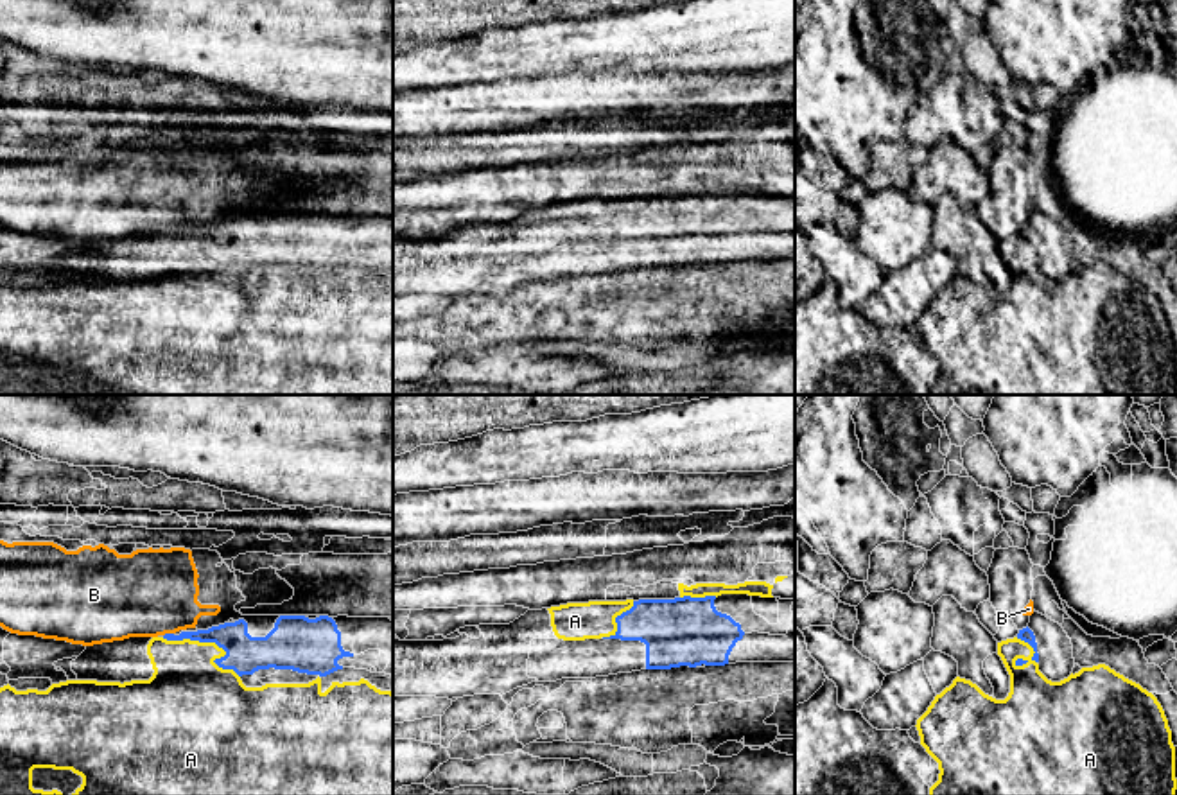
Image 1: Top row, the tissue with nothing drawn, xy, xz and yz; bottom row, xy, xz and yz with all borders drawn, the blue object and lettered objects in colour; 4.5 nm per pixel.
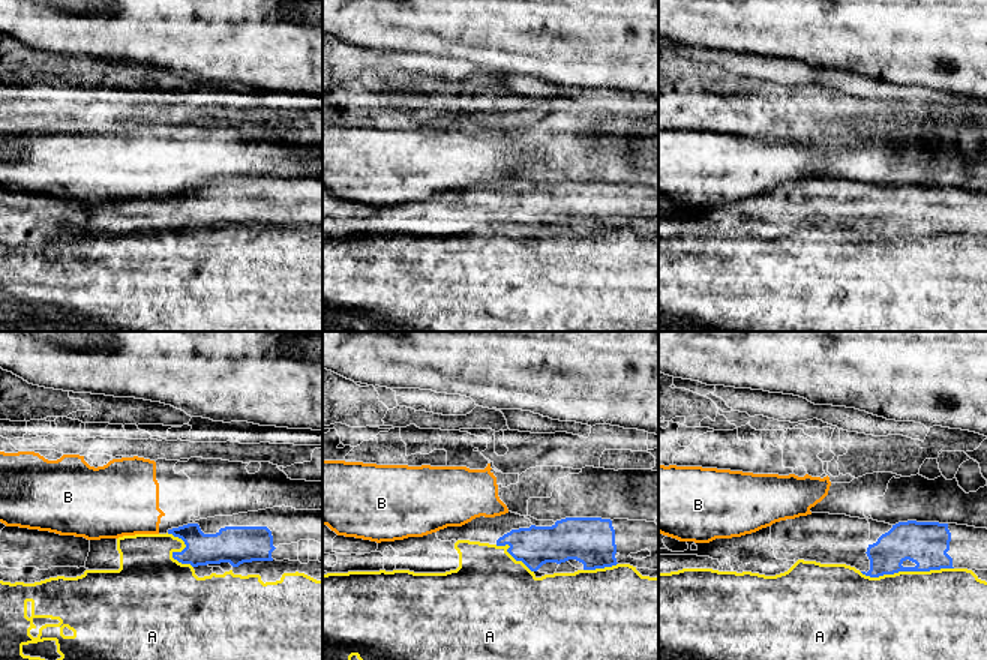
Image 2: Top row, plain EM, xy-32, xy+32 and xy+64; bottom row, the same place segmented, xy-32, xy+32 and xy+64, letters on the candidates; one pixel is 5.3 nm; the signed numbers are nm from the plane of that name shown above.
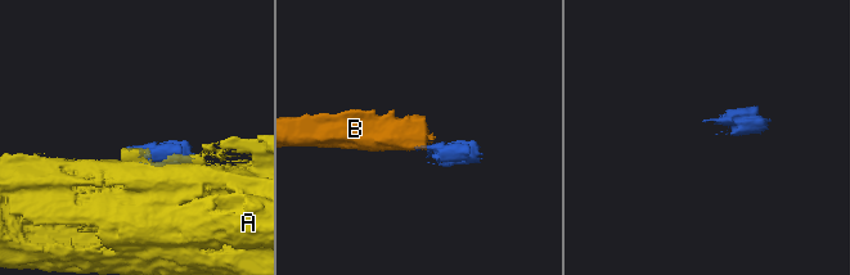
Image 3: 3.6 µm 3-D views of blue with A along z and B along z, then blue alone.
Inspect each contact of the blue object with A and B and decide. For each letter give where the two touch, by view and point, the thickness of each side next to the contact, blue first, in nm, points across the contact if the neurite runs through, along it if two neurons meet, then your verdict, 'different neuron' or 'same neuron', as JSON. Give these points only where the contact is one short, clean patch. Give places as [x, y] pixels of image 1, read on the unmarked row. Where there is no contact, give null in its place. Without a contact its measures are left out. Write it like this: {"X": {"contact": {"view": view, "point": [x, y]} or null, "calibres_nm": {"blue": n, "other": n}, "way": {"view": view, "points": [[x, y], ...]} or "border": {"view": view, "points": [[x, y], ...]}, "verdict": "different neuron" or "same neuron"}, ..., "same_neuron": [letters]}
{"A": {"contact": {"view": "xy", "point": [212, 239]}, "calibres_nm": {"blue": 170, "other": 360}, "verdict": "different neuron"}, "B": {"contact": {"view": "xy", "point": [167, 232]}, "calibres_nm": {"blue": 100, "other": 400}, "border": {"view": "xy", "points": [[173, 230], [164, 234]]}, "verdict": "different neuron"}, "same_neuron": []}

